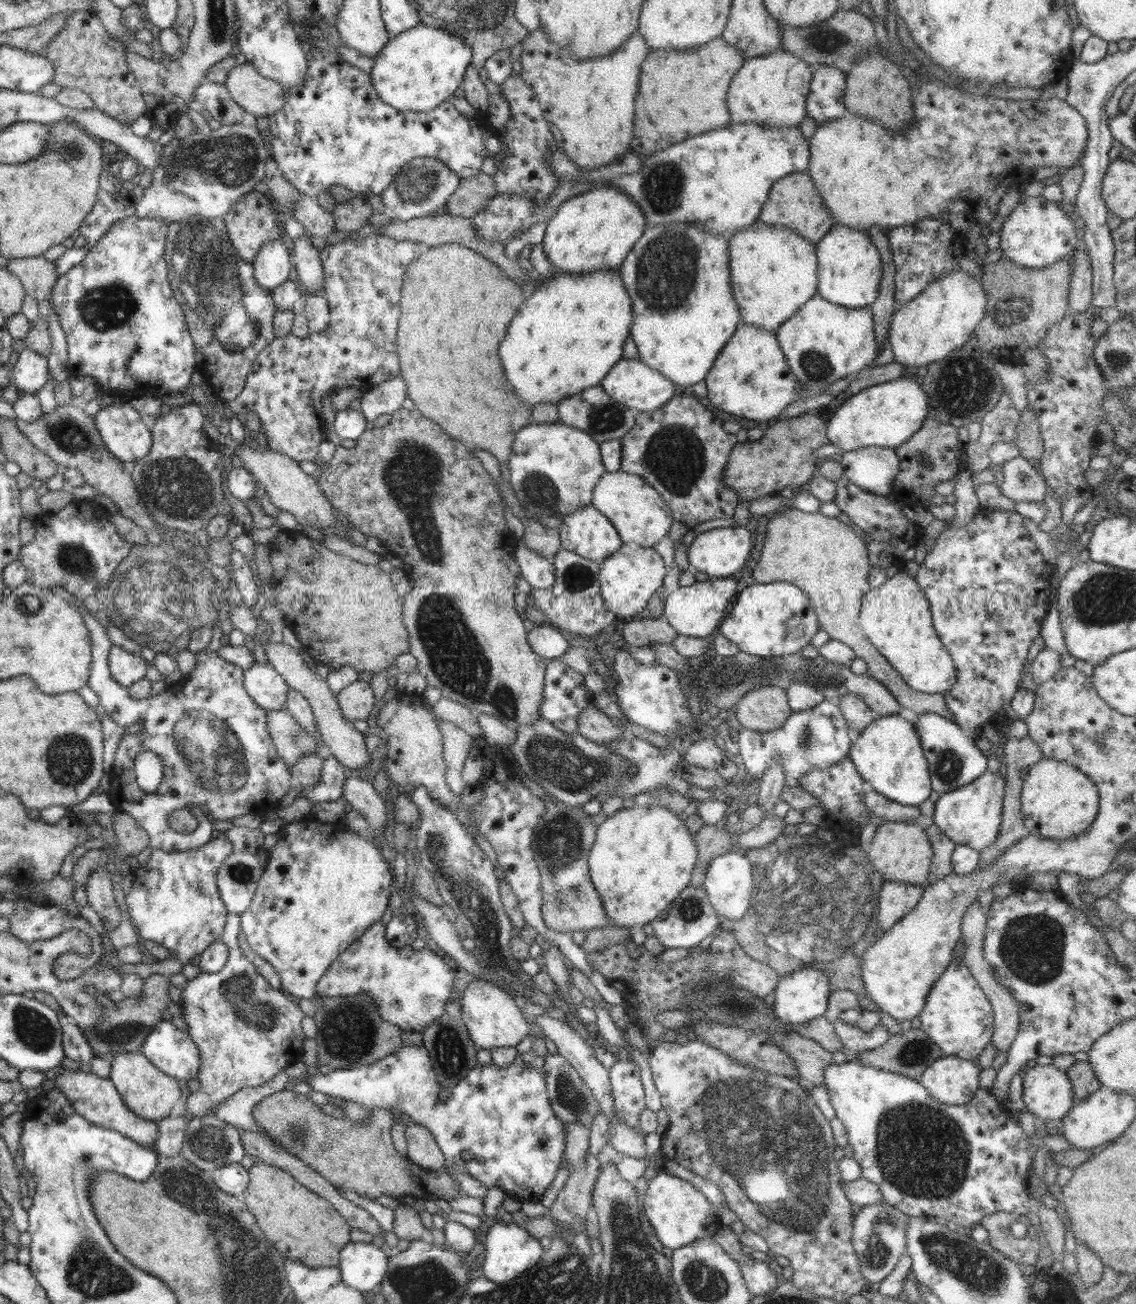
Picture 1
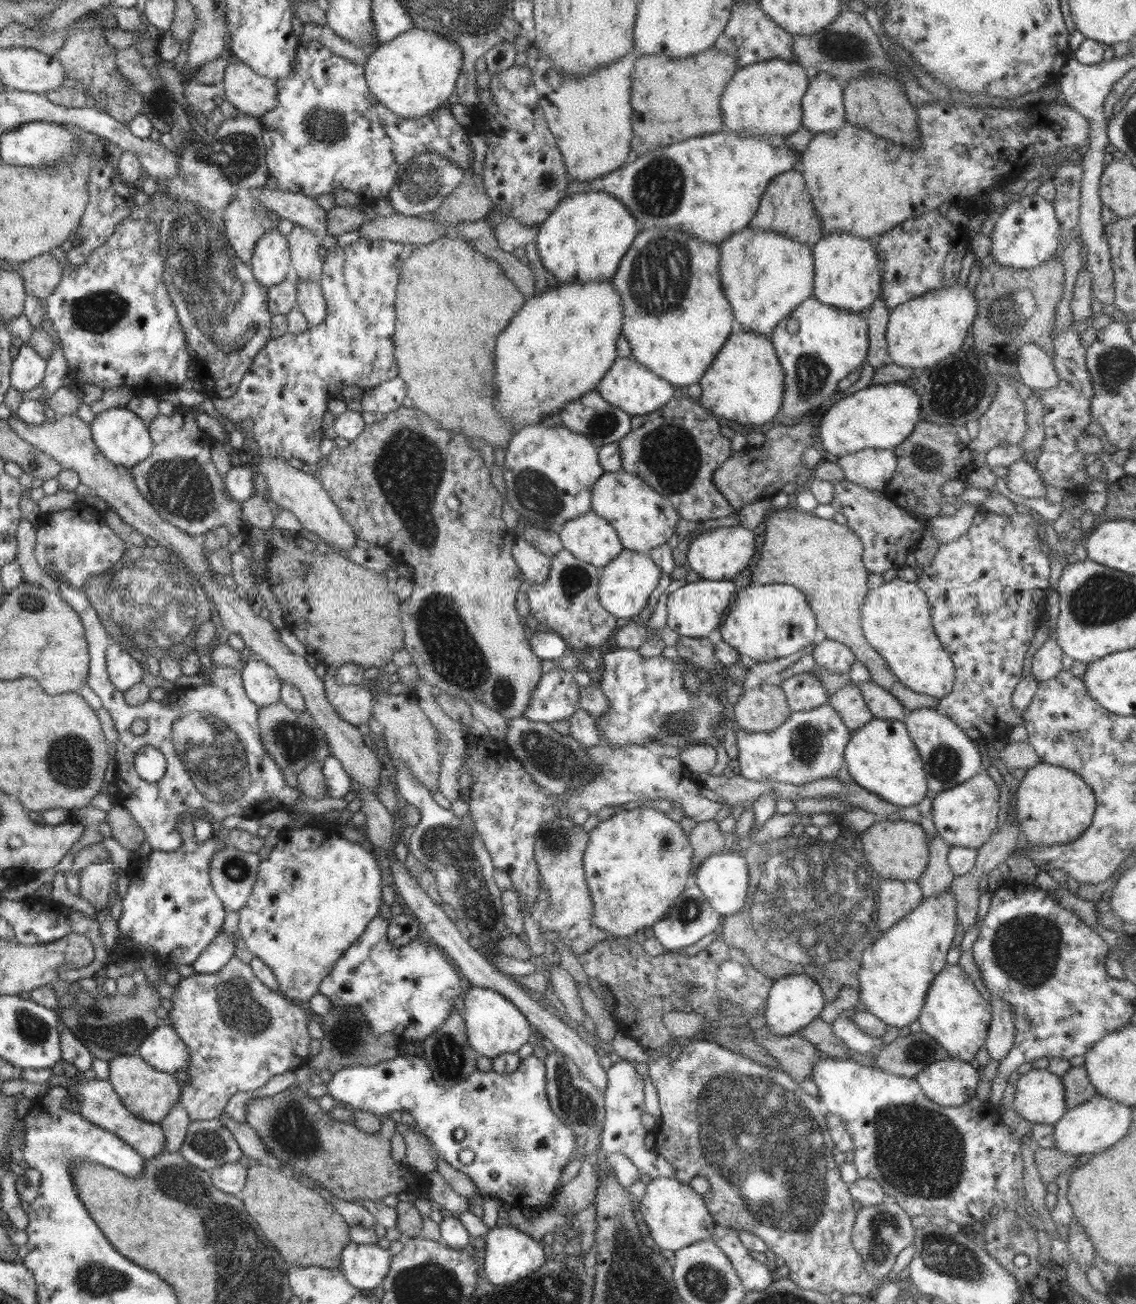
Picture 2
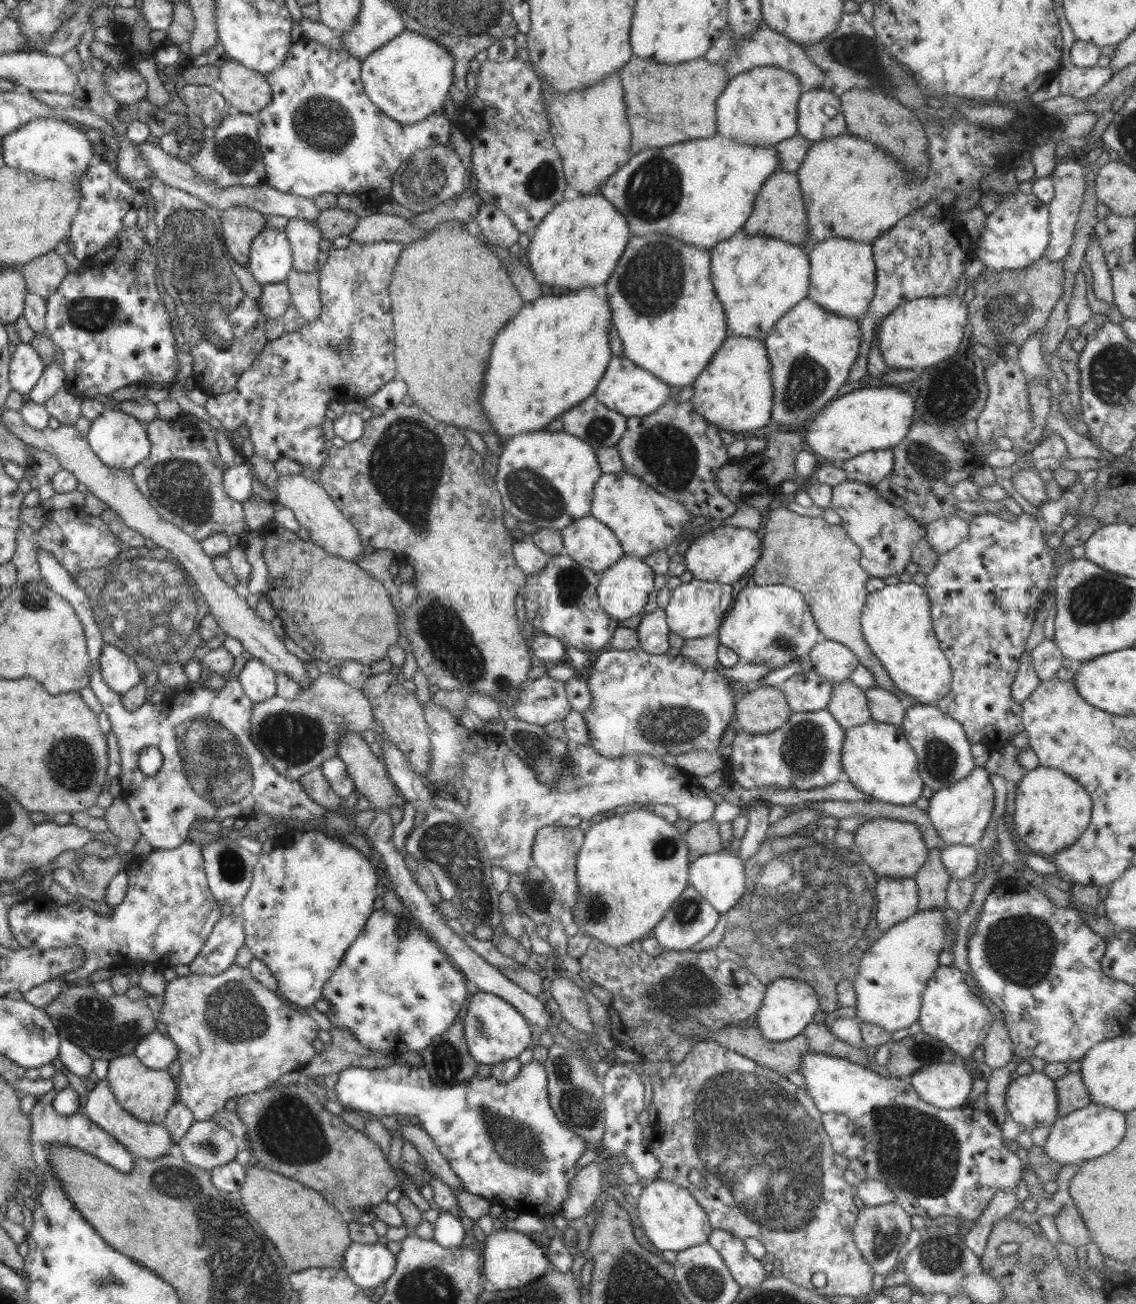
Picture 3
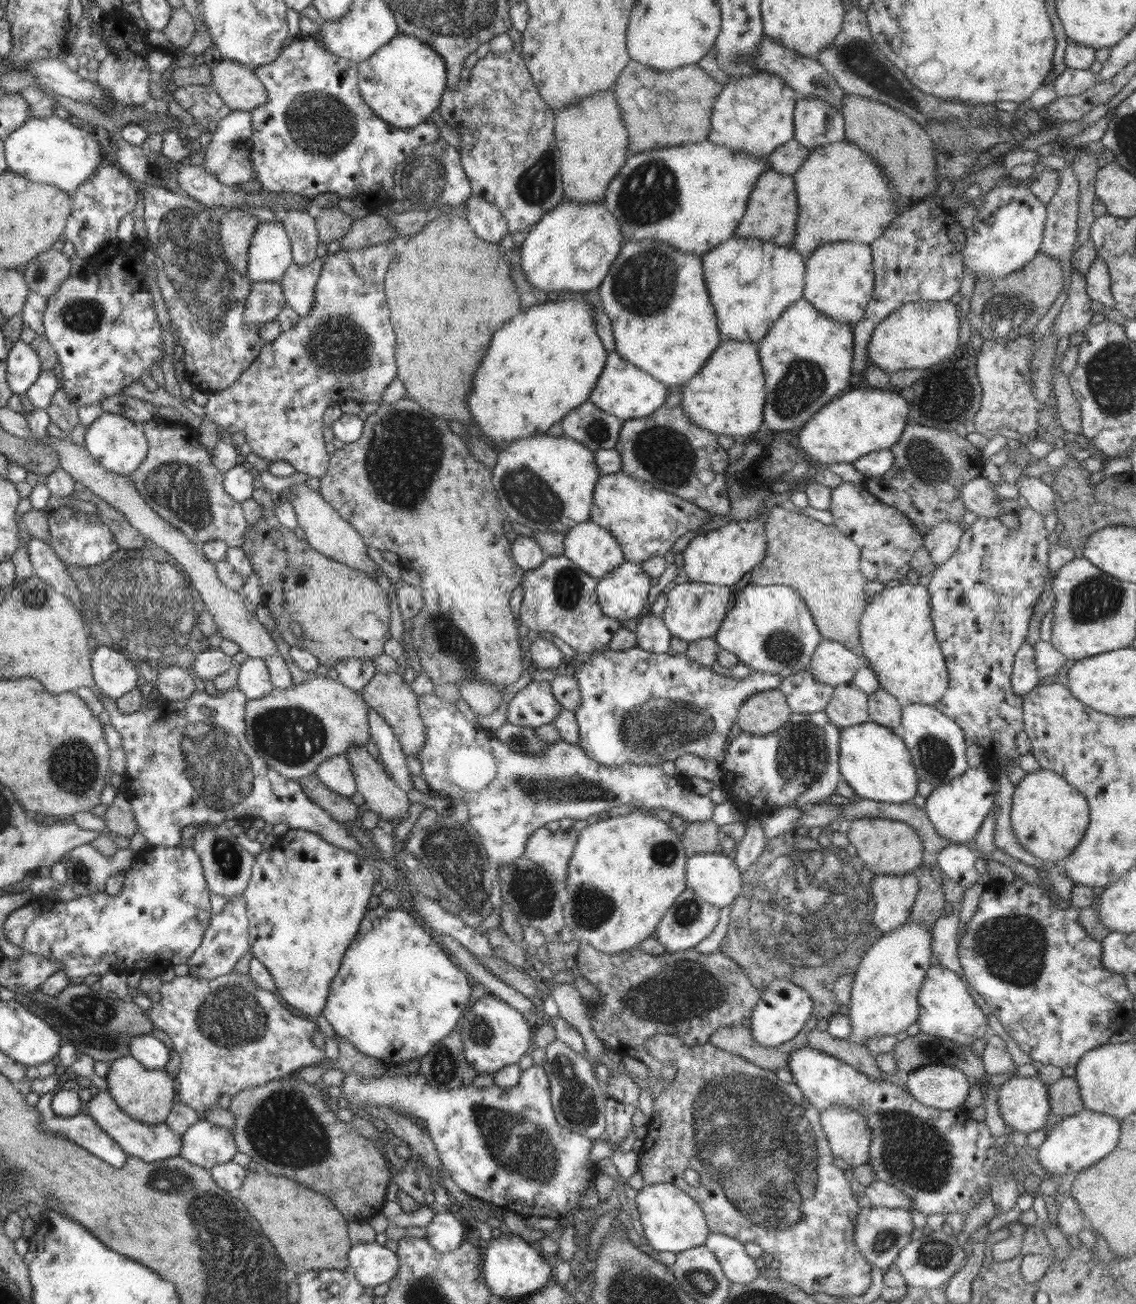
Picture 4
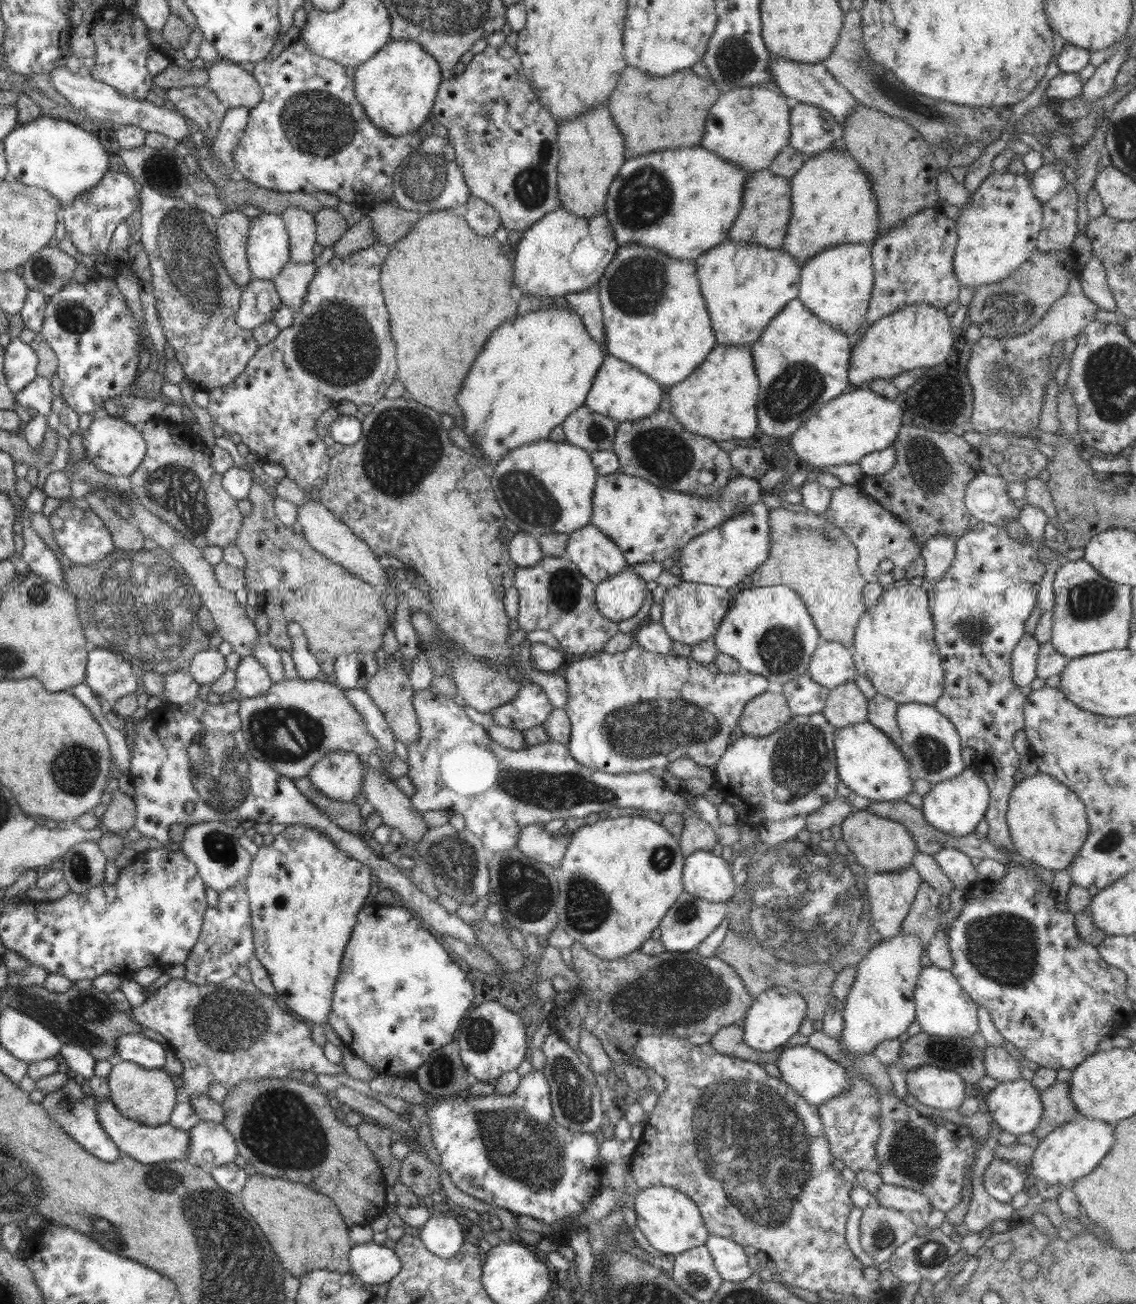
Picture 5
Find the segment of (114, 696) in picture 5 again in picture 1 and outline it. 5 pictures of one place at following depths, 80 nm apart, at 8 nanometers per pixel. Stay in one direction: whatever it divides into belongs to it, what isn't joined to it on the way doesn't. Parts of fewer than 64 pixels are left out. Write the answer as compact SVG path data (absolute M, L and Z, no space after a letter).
M116 645L110 647L108 662L114 680L126 688L145 678L150 665L141 655L134 655Z

